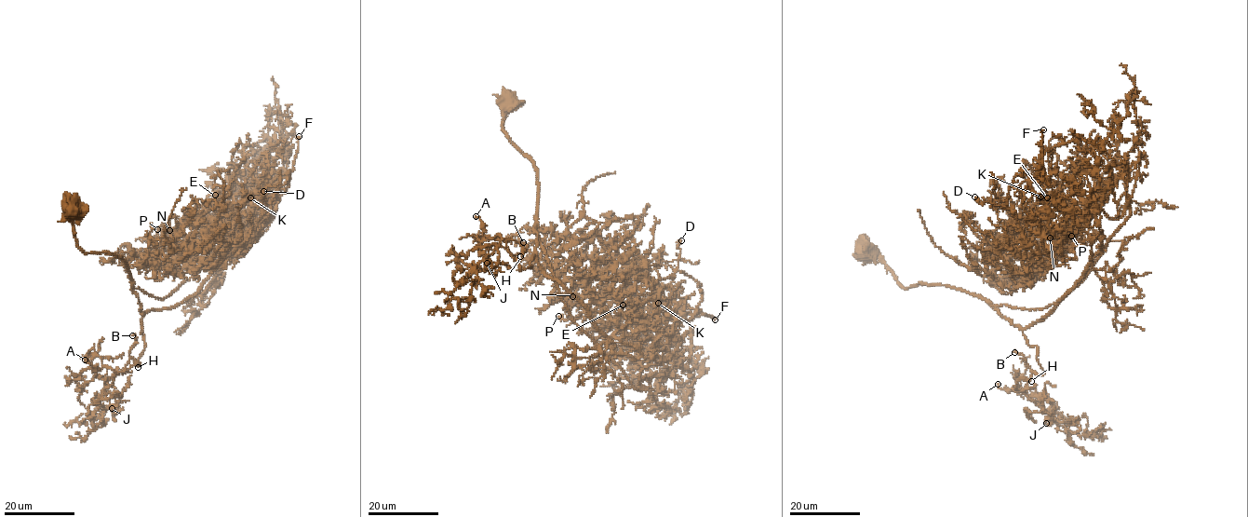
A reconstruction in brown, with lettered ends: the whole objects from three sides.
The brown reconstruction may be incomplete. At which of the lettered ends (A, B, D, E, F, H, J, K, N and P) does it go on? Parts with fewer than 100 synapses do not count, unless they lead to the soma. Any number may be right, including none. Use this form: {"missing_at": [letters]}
{"missing_at": ["B"]}

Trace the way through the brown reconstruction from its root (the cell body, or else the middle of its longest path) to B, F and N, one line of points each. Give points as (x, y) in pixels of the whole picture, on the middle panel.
B: (503, 102), (502, 129), (537, 172), (536, 248), (531, 267), (521, 270), (514, 258), (525, 250), (523, 242)
F: (503, 102), (502, 129), (537, 172), (537, 263), (586, 308), (612, 351), (634, 350), (698, 307), (715, 319)
N: (503, 102), (537, 172), (537, 263), (619, 355), (596, 346), (597, 267), (556, 301), (572, 296)

